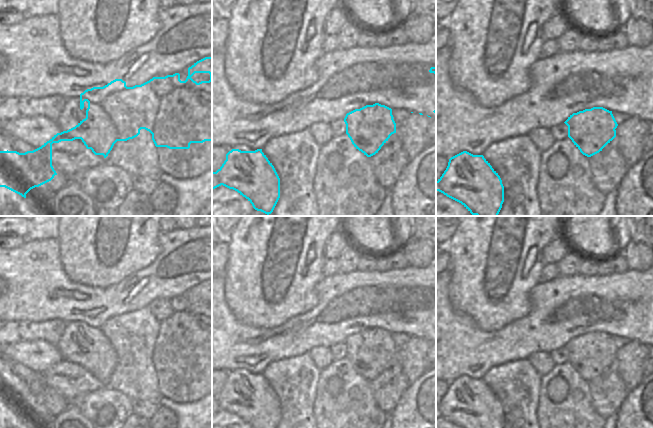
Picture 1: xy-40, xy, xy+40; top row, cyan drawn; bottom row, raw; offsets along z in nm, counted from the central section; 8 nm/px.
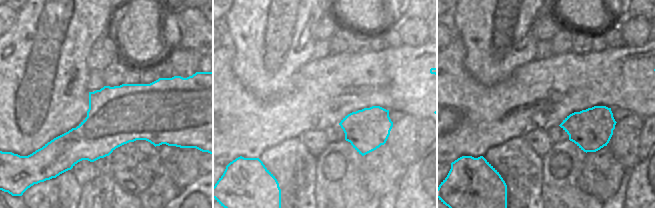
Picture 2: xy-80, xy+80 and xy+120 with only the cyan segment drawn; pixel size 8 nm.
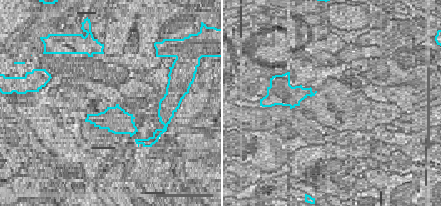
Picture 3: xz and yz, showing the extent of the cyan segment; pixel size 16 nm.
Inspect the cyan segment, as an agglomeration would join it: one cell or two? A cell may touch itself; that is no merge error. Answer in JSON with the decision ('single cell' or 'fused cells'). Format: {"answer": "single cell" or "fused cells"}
{"answer": "fused cells"}

